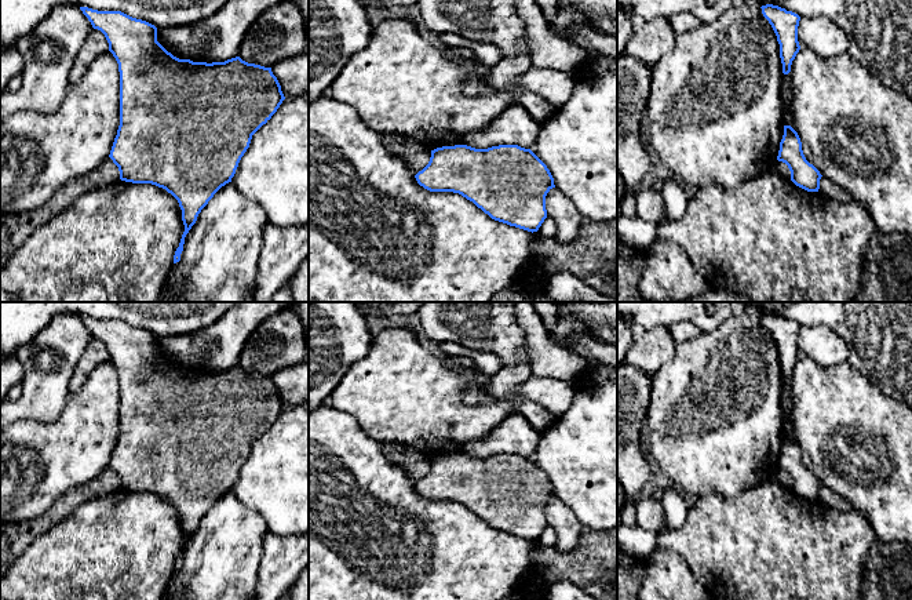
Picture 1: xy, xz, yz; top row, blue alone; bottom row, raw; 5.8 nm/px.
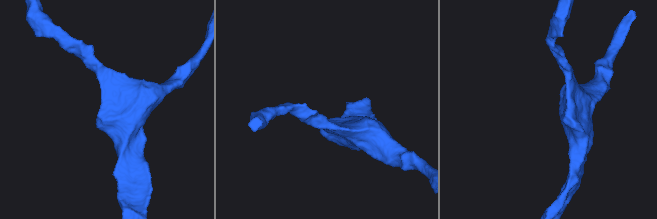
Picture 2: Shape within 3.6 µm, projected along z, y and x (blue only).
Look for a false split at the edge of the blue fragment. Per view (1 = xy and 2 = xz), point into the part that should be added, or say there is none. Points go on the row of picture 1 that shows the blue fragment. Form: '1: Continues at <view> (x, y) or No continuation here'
1: No continuation here
2: No continuation here

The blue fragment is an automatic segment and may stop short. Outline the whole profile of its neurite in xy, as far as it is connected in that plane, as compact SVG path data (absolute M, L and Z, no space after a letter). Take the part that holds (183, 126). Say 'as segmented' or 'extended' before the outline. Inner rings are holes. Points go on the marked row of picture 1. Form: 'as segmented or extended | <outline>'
as segmented | M80 7L94 29L101 30L120 72L120 126L109 157L118 167L120 179L152 183L165 189L179 203L185 232L174 255L180 261L185 237L198 214L226 183L231 182L238 163L249 148L252 135L266 124L285 99L271 68L248 63L240 57L225 62L193 62L179 59L157 41L157 28L121 11L98 11Z

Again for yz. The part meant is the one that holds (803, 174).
as segmented | M784 126L784 135L780 142L777 160L788 166L791 181L796 186L807 192L818 192L822 175L806 160L800 138L791 126Z

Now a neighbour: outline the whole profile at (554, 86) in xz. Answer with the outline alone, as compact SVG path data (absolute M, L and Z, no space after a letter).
M532 66L526 73L517 79L515 87L533 92L559 109L573 94L574 73L555 70L552 68Z

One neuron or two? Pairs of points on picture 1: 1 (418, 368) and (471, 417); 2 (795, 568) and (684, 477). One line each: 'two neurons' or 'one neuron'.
1: one neuron
2: two neurons

